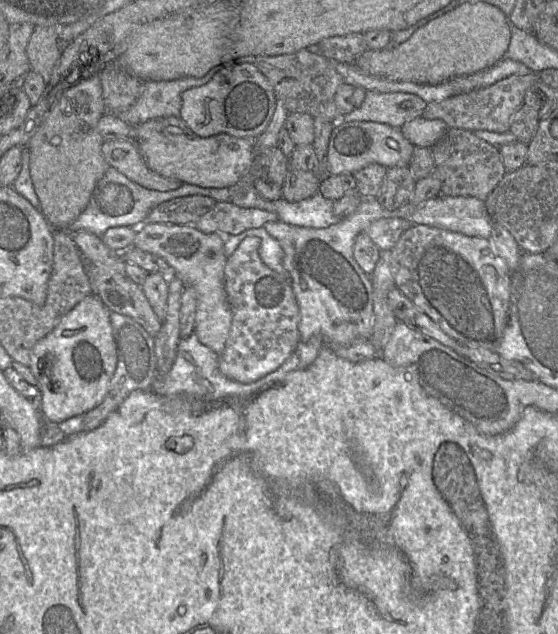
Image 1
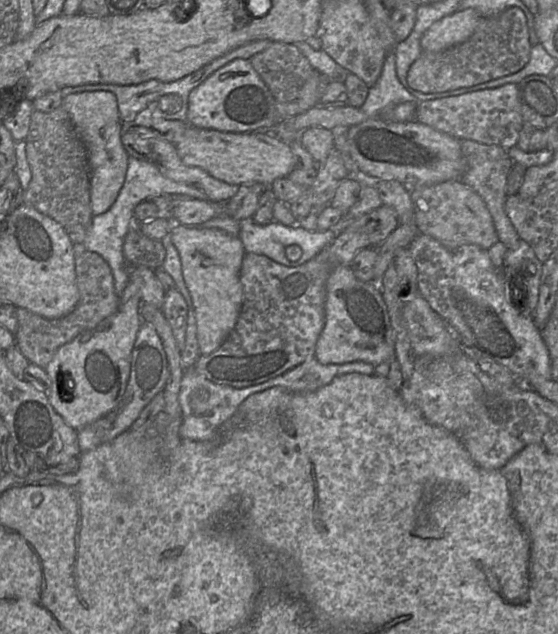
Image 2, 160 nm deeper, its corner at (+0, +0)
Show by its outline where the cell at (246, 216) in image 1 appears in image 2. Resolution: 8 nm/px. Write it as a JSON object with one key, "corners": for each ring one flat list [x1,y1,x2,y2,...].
{"corners":[[171,194,173,218,187,227,197,227,202,223,225,213,225,203,199,200,183,194]]}

